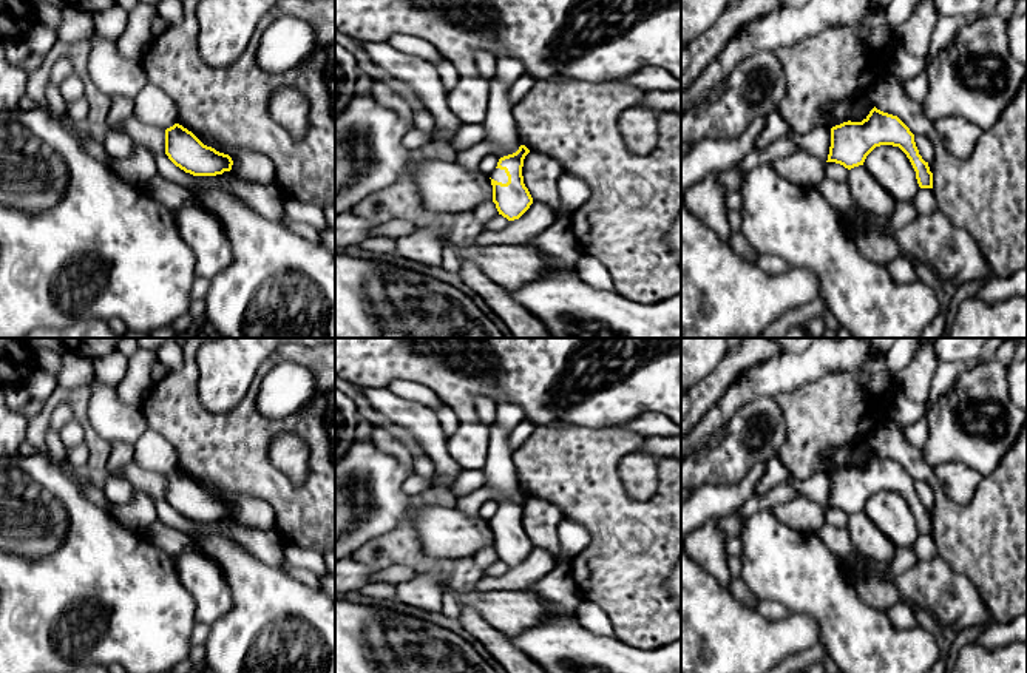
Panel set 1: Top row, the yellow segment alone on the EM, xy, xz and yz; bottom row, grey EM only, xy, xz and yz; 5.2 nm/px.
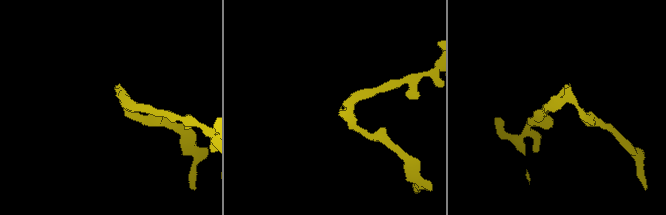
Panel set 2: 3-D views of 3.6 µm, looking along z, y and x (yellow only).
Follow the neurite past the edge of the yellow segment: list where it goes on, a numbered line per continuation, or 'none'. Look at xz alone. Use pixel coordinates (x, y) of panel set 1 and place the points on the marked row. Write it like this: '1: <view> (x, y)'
1: xz (498, 175)

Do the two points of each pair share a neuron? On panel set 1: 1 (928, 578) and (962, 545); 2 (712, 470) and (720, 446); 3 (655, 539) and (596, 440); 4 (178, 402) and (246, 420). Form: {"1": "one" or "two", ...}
{"1": "two", "2": "one", "3": "one", "4": "one"}

